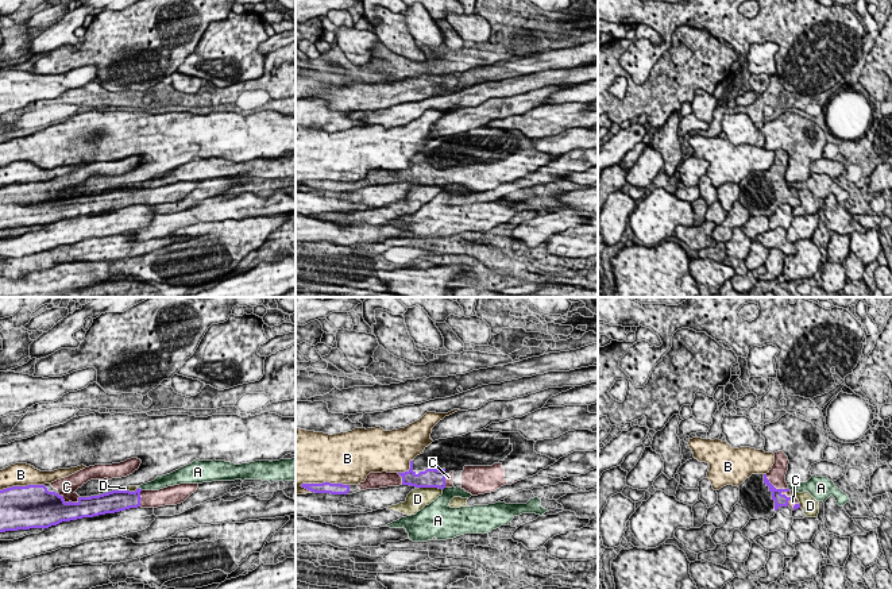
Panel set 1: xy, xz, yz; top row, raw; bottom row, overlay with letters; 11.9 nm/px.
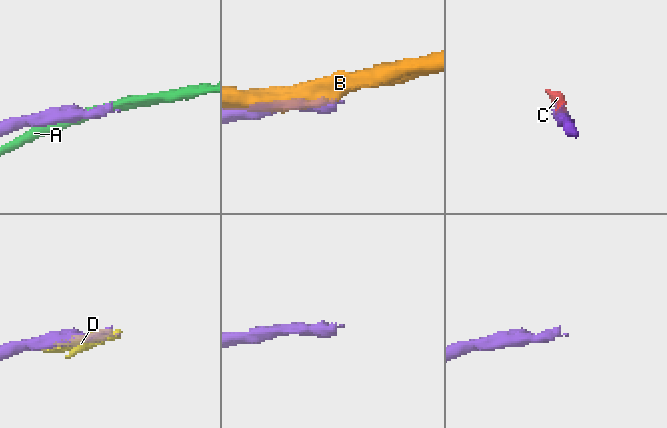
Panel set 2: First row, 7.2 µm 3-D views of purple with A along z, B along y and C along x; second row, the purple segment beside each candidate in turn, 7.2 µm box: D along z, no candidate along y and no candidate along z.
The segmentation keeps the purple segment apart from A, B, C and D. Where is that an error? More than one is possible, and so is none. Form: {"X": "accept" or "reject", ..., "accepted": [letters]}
{"A": "reject", "B": "reject", "C": "accept", "D": "reject", "accepted": ["C"]}

